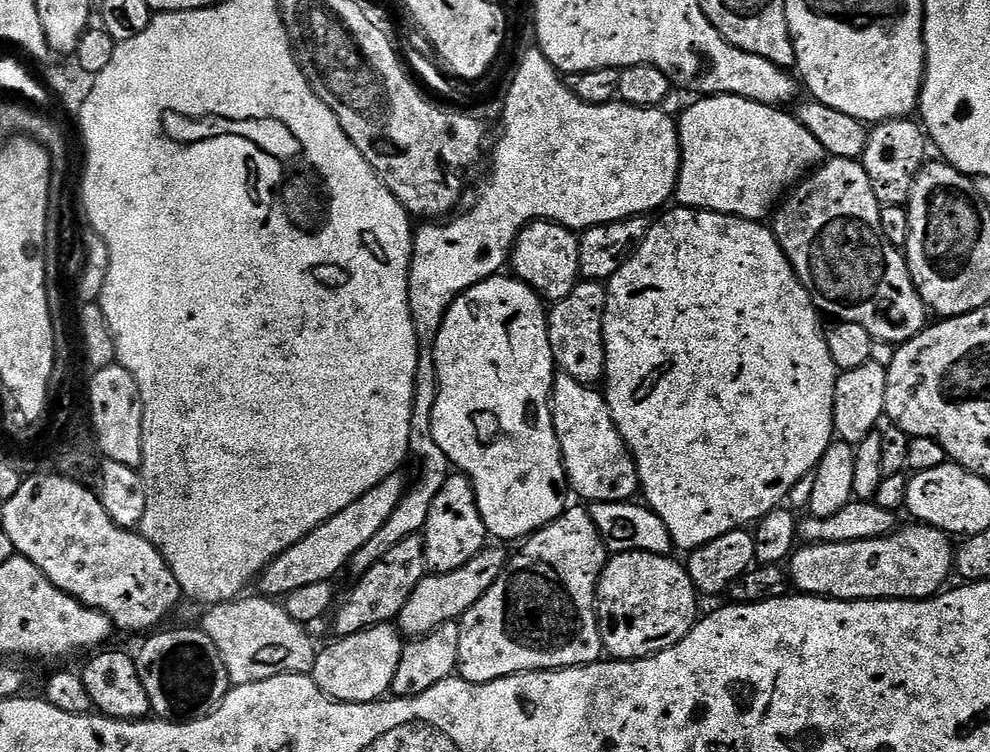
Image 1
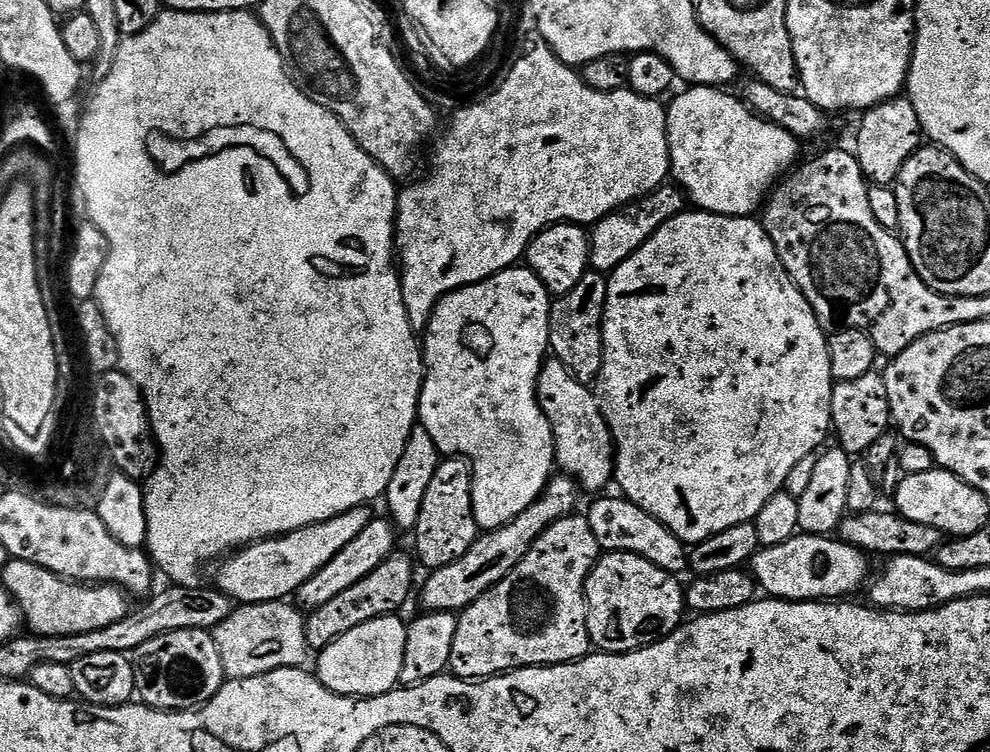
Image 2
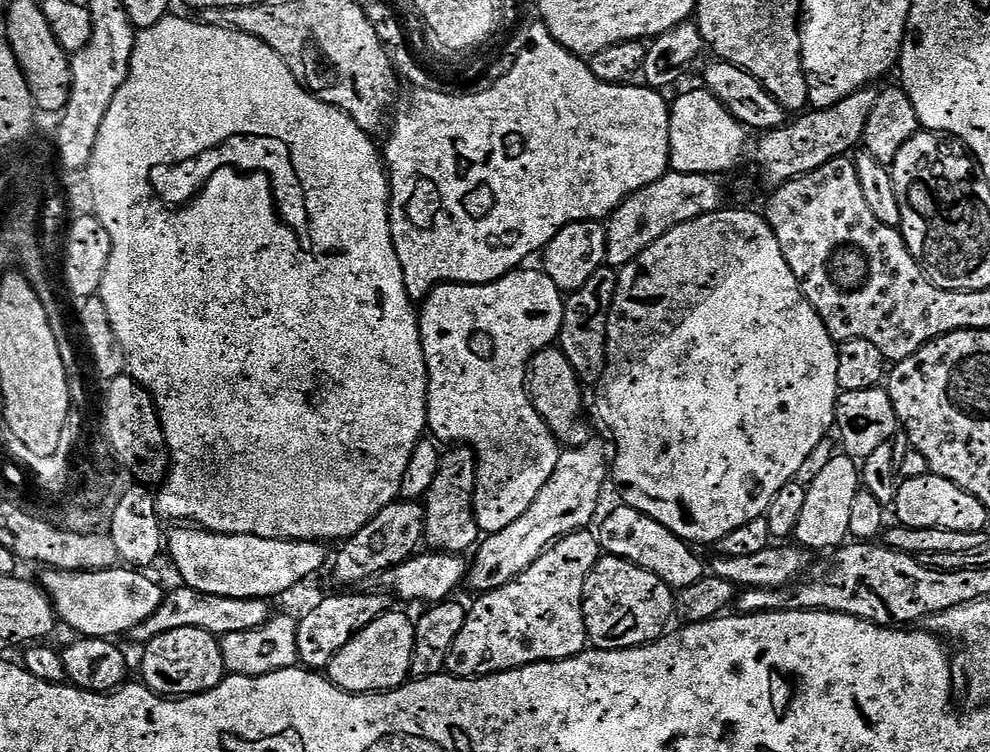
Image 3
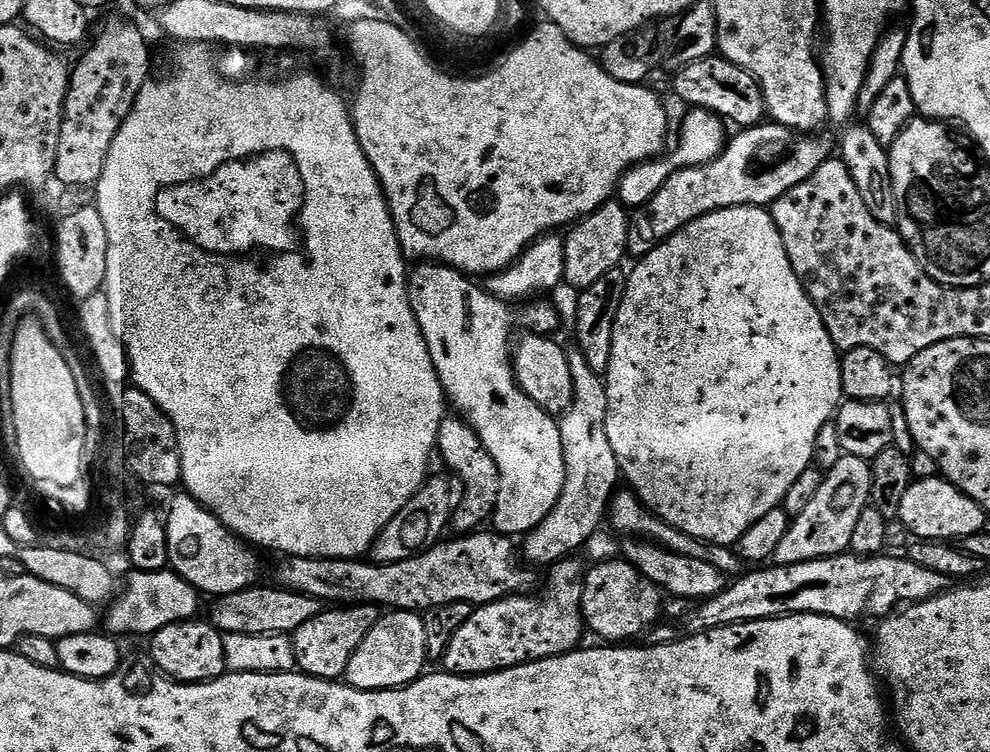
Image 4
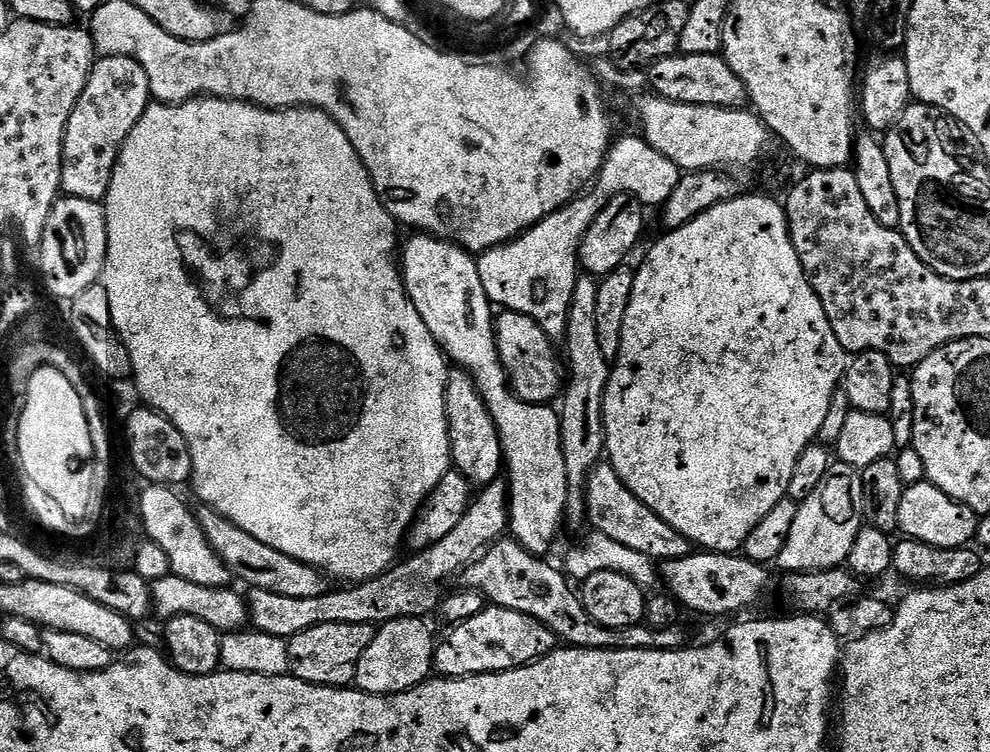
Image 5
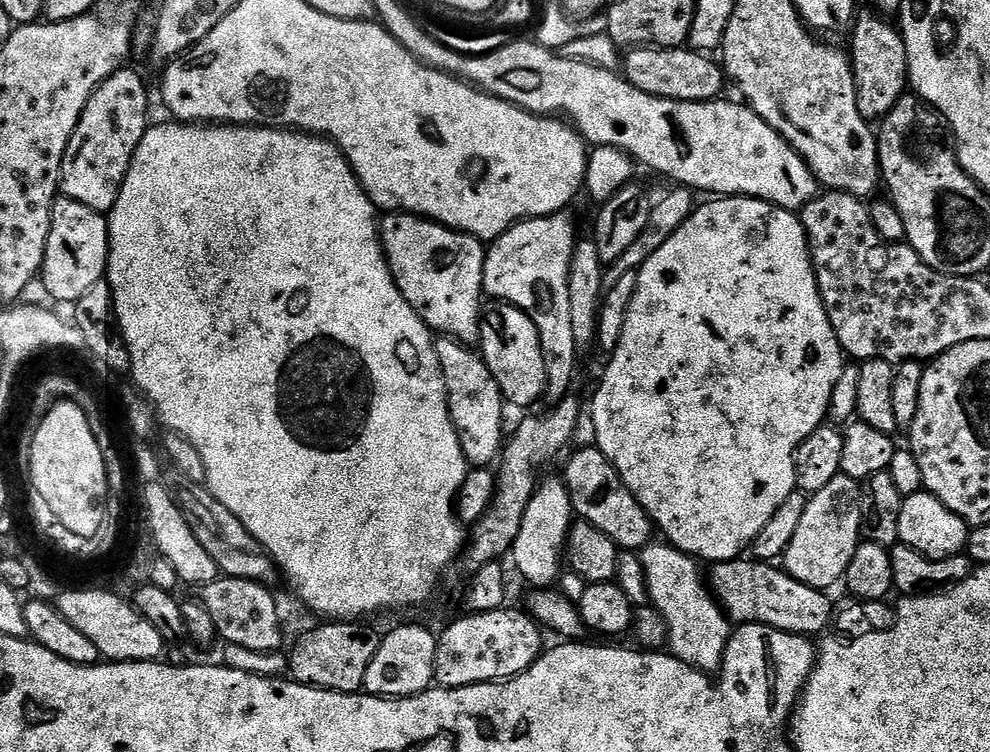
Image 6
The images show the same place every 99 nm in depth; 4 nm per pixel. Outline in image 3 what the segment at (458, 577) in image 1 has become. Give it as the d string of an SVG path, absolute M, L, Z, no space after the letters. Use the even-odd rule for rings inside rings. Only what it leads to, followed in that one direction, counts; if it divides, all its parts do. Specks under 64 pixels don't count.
M588 443L565 447L558 458L558 466L554 466L554 474L550 474L550 482L546 482L546 486L538 490L538 498L530 502L530 510L526 510L526 514L522 514L518 522L510 522L506 530L485 535L479 541L470 560L466 577L467 587L472 587L476 594L483 594L506 586L514 578L521 576L530 566L534 566L534 562L538 562L540 555L552 547L556 541L572 532L587 529L591 525L588 523L592 519L593 521L597 519L596 511L600 508L600 495L604 492L604 483L609 483L610 480L610 456L609 453L608 456L604 453L602 445Z

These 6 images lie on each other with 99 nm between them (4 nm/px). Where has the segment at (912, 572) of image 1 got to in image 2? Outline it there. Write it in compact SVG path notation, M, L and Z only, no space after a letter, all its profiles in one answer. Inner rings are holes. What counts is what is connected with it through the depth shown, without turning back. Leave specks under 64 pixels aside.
M797 534L786 542L769 548L761 547L760 551L750 561L750 571L756 578L756 583L764 588L769 597L777 600L795 600L797 602L832 602L837 598L848 598L855 588L860 588L869 579L869 557L853 544L845 544L839 538L826 536L809 536Z

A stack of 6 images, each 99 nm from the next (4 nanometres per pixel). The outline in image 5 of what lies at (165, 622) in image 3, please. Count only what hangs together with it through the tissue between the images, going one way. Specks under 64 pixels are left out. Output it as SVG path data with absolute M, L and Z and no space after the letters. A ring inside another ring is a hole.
M497 478L491 484L485 484L475 493L474 499L468 505L466 514L462 514L462 522L446 534L438 542L434 542L423 552L409 555L409 560L397 563L395 566L375 576L373 580L362 580L351 586L340 586L335 590L322 593L318 598L285 598L282 594L270 594L270 590L248 588L246 592L246 616L251 627L257 632L274 634L285 638L298 634L302 630L310 630L310 626L326 626L330 622L350 622L351 624L370 624L379 626L387 624L390 620L402 618L428 618L431 612L435 613L440 607L441 600L446 595L443 580L448 580L452 575L463 573L464 569L480 555L484 549L490 547L509 531L508 523L508 485L503 479Z

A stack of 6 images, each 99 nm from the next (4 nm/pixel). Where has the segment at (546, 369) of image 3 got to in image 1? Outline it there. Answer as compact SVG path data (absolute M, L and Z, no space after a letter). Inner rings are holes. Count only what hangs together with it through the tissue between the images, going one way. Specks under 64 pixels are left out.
M560 374L552 381L552 421L564 459L564 475L567 483L584 502L625 502L637 495L640 479L636 462L628 445L620 436L614 418L608 409L608 401L595 387Z

